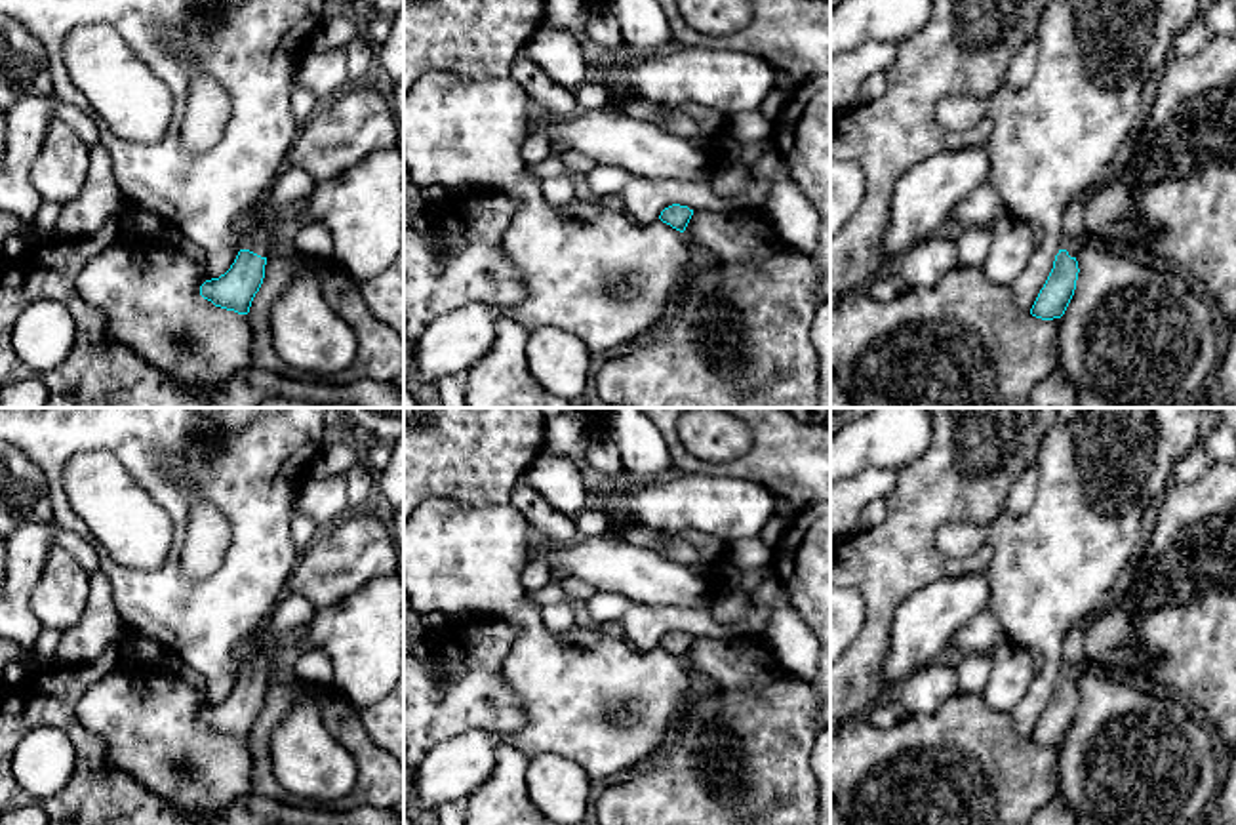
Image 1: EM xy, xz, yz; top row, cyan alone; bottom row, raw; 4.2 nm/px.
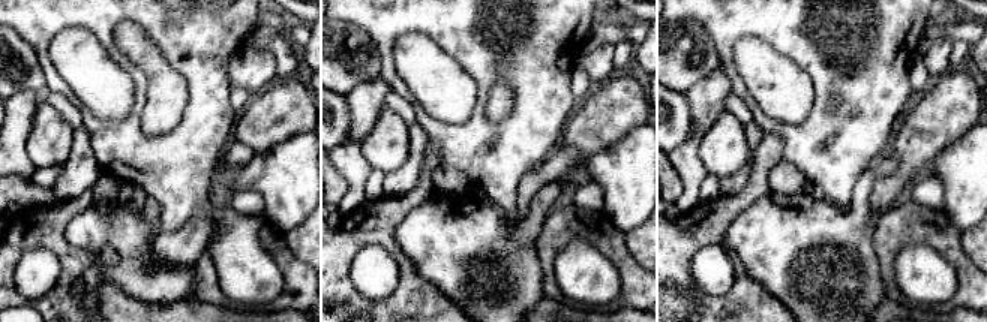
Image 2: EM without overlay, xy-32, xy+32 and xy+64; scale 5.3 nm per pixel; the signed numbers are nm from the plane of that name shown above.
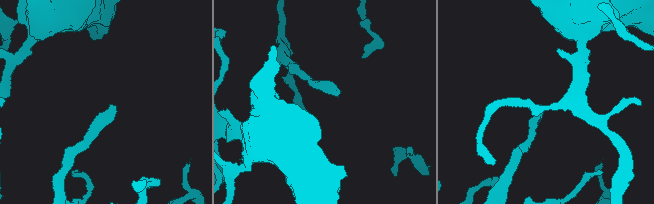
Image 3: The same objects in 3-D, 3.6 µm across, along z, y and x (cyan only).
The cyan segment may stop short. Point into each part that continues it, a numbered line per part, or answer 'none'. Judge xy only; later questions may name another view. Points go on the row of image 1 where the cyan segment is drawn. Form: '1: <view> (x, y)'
1: xy (258, 241)

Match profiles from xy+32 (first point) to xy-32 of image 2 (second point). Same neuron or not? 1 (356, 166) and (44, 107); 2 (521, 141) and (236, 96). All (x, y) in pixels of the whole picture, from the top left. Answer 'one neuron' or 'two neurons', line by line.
1: two neurons
2: two neurons

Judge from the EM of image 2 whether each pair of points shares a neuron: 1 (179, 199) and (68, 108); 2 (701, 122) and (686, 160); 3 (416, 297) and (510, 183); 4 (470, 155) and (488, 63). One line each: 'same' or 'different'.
1: different
2: same
3: different
4: same

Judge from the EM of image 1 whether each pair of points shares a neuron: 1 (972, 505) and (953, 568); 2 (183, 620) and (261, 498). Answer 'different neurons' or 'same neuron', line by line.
1: same neuron
2: same neuron

